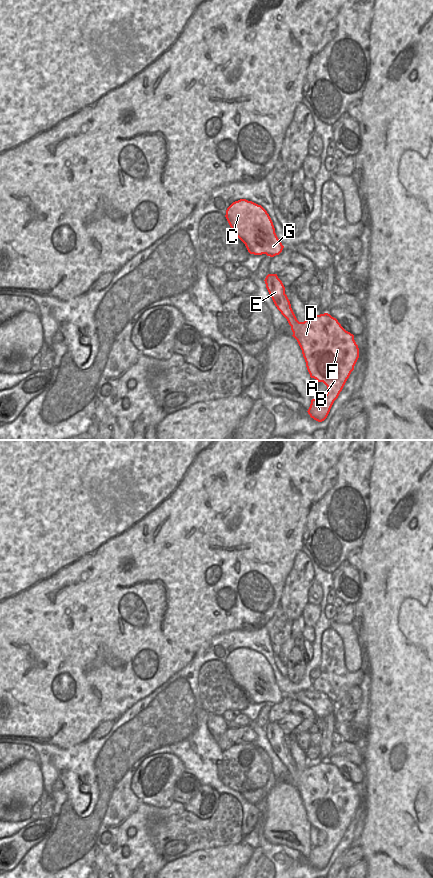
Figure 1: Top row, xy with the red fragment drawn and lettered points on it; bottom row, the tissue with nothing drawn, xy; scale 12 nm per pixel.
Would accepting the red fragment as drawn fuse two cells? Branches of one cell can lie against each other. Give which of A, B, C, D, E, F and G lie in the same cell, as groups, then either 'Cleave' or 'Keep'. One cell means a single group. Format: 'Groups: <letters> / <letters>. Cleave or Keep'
Groups: A B C D E F G. Keep.

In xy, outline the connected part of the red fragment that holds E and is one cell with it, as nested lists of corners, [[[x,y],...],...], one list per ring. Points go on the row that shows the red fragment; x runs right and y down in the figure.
[[[268,274],[264,281],[275,306],[291,326],[292,336],[302,350],[310,377],[327,386],[326,395],[323,398],[312,399],[307,411],[311,418],[322,422],[327,418],[334,401],[338,398],[359,358],[359,348],[354,340],[354,335],[346,331],[338,320],[328,313],[311,315],[304,322],[299,322],[285,294],[285,287],[277,274]]]

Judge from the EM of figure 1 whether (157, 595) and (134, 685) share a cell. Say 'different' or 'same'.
same

